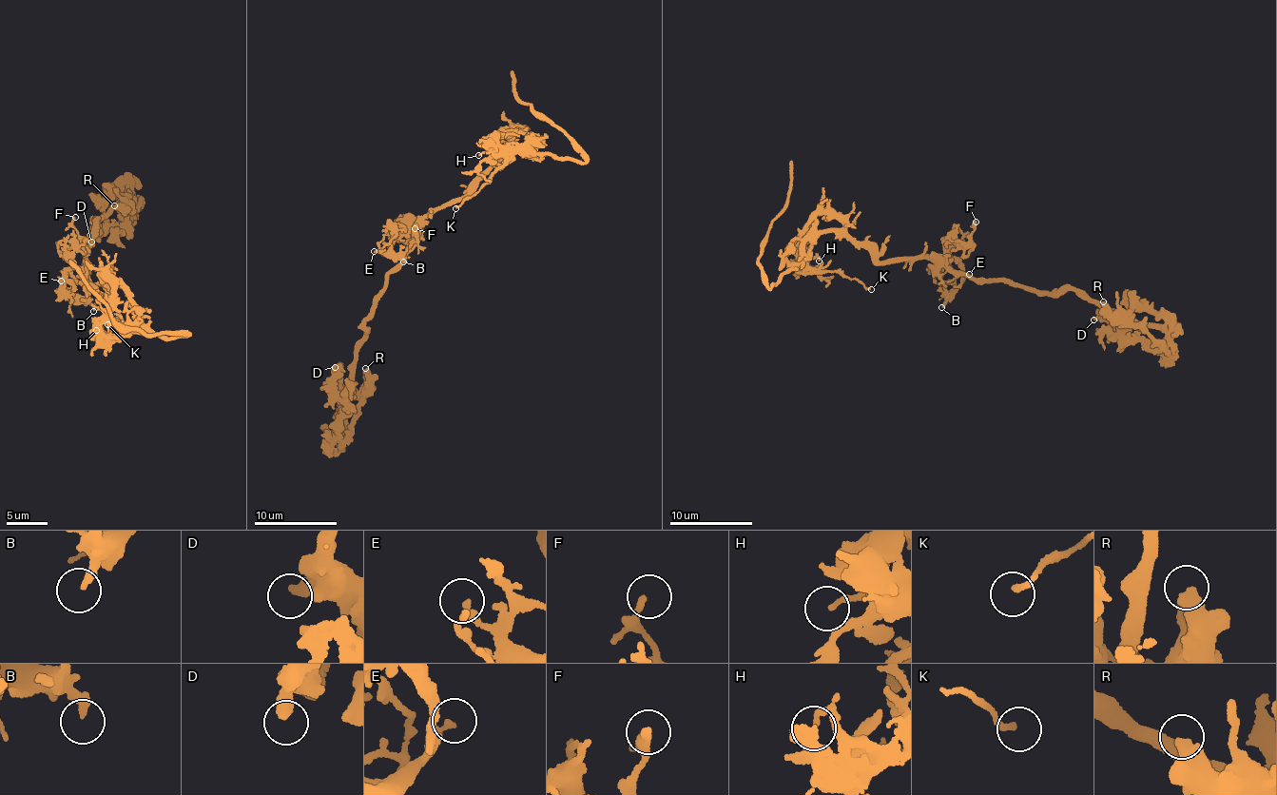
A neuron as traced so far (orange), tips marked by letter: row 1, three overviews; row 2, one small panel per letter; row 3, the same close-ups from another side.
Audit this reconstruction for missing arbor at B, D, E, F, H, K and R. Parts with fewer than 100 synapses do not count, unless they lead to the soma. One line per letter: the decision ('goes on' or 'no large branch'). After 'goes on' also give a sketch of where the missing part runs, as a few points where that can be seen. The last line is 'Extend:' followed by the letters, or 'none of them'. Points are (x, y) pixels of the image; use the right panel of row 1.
B: no large branch
D: no large branch
E: no large branch
F: no large branch
H: no large branch
K: no large branch
R: no large branch
Extend: none of them

